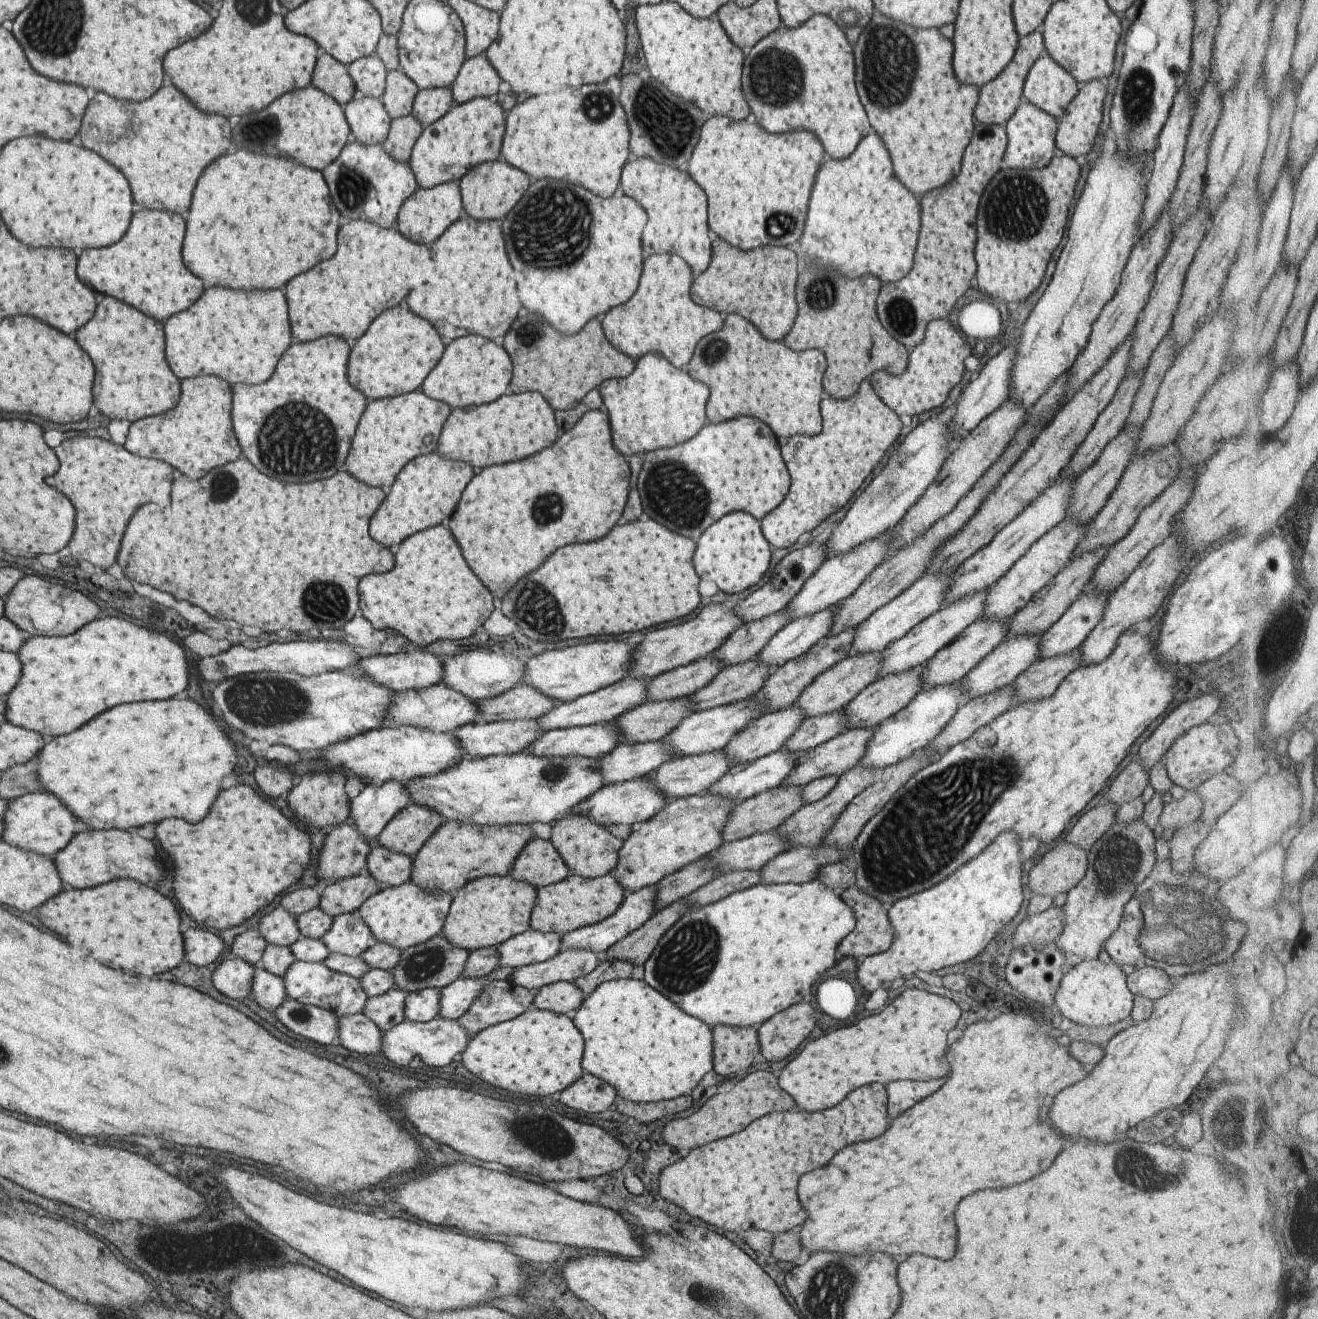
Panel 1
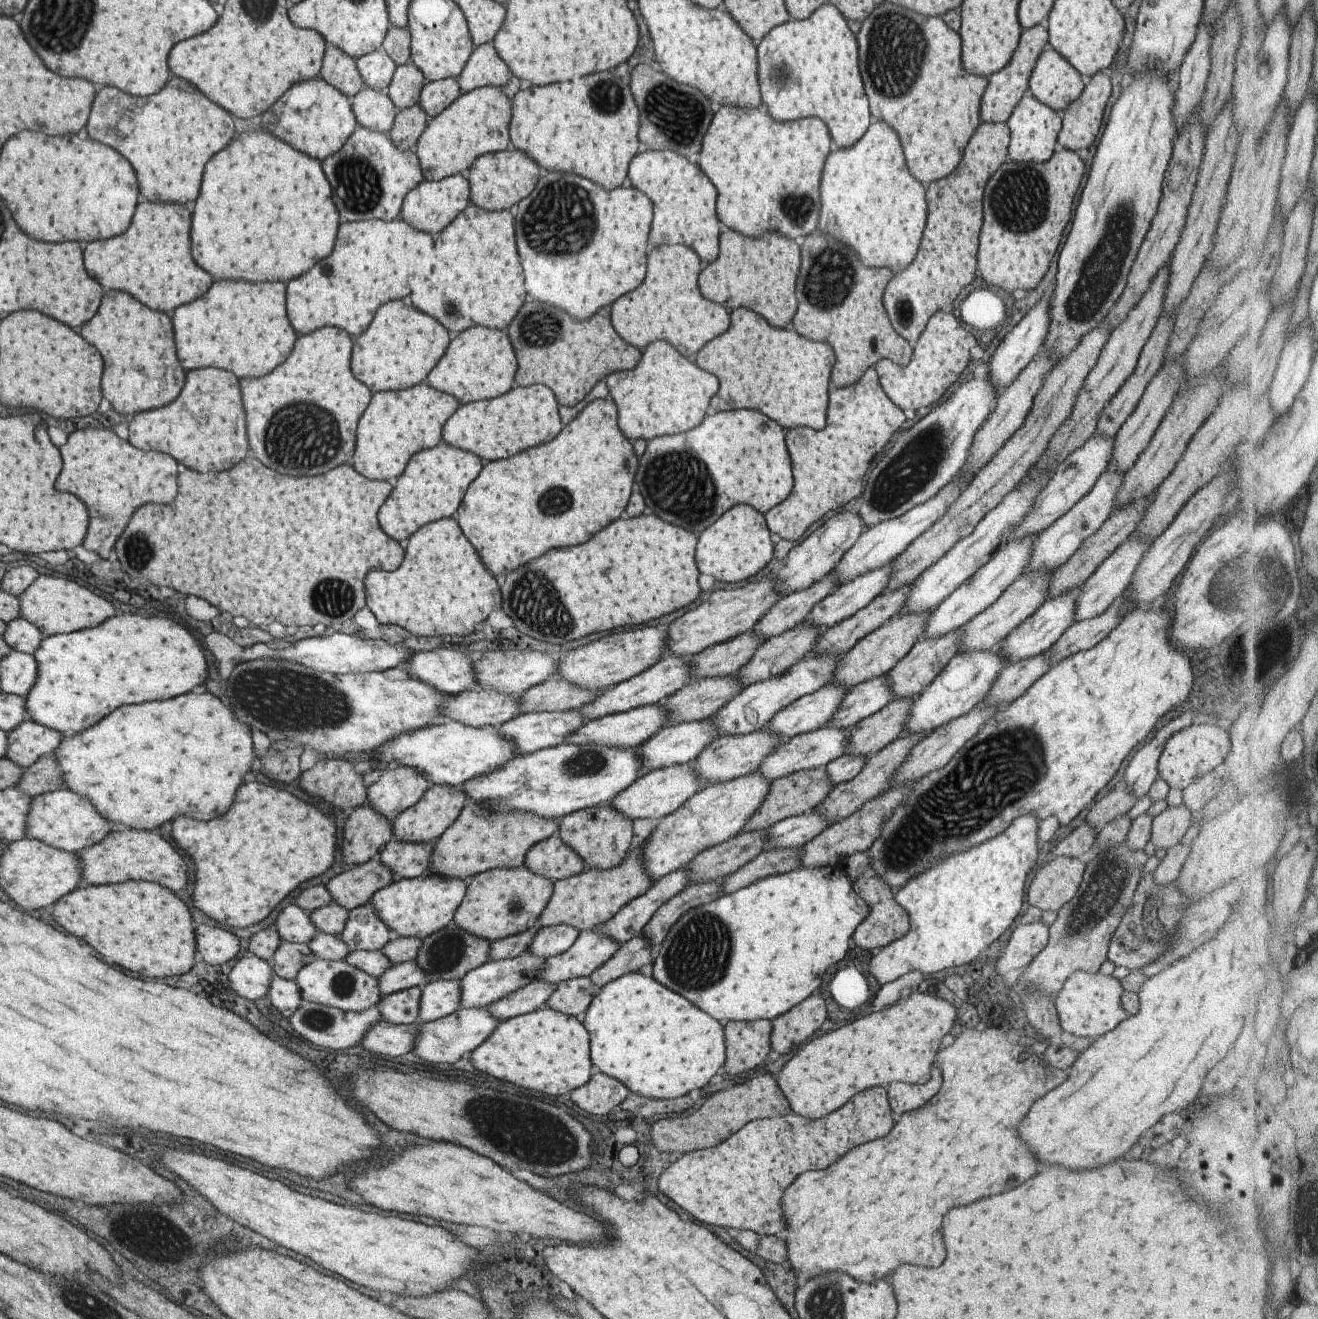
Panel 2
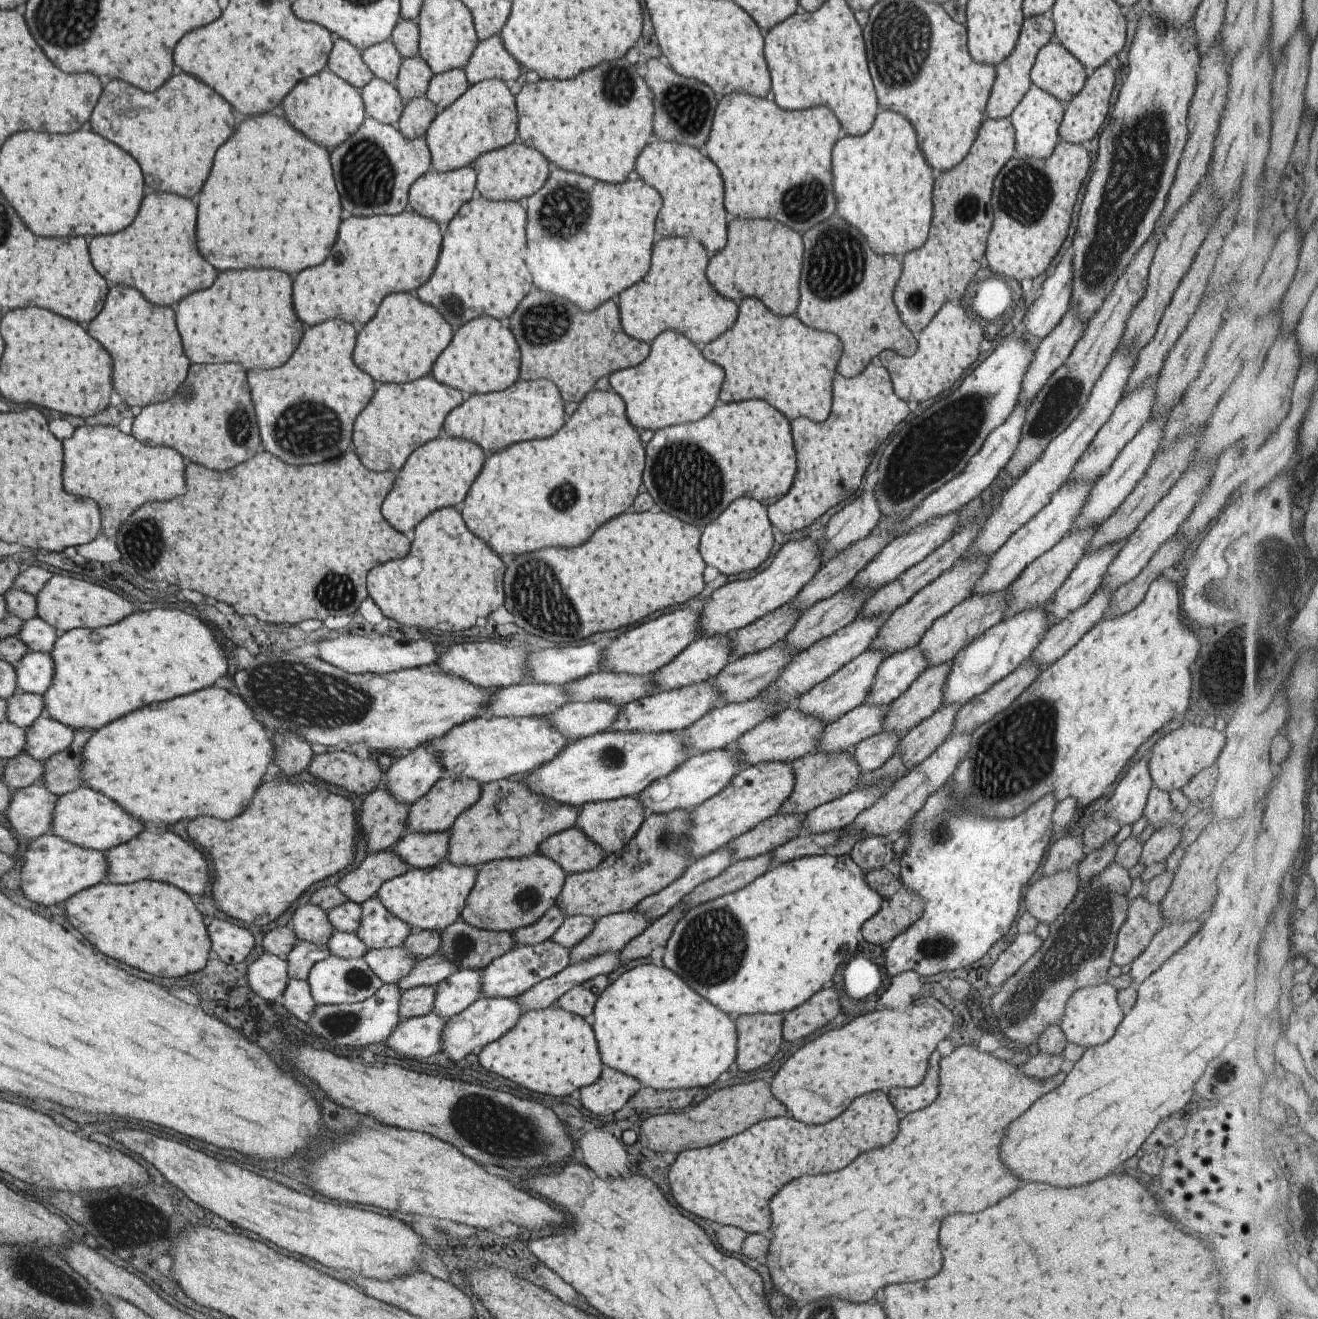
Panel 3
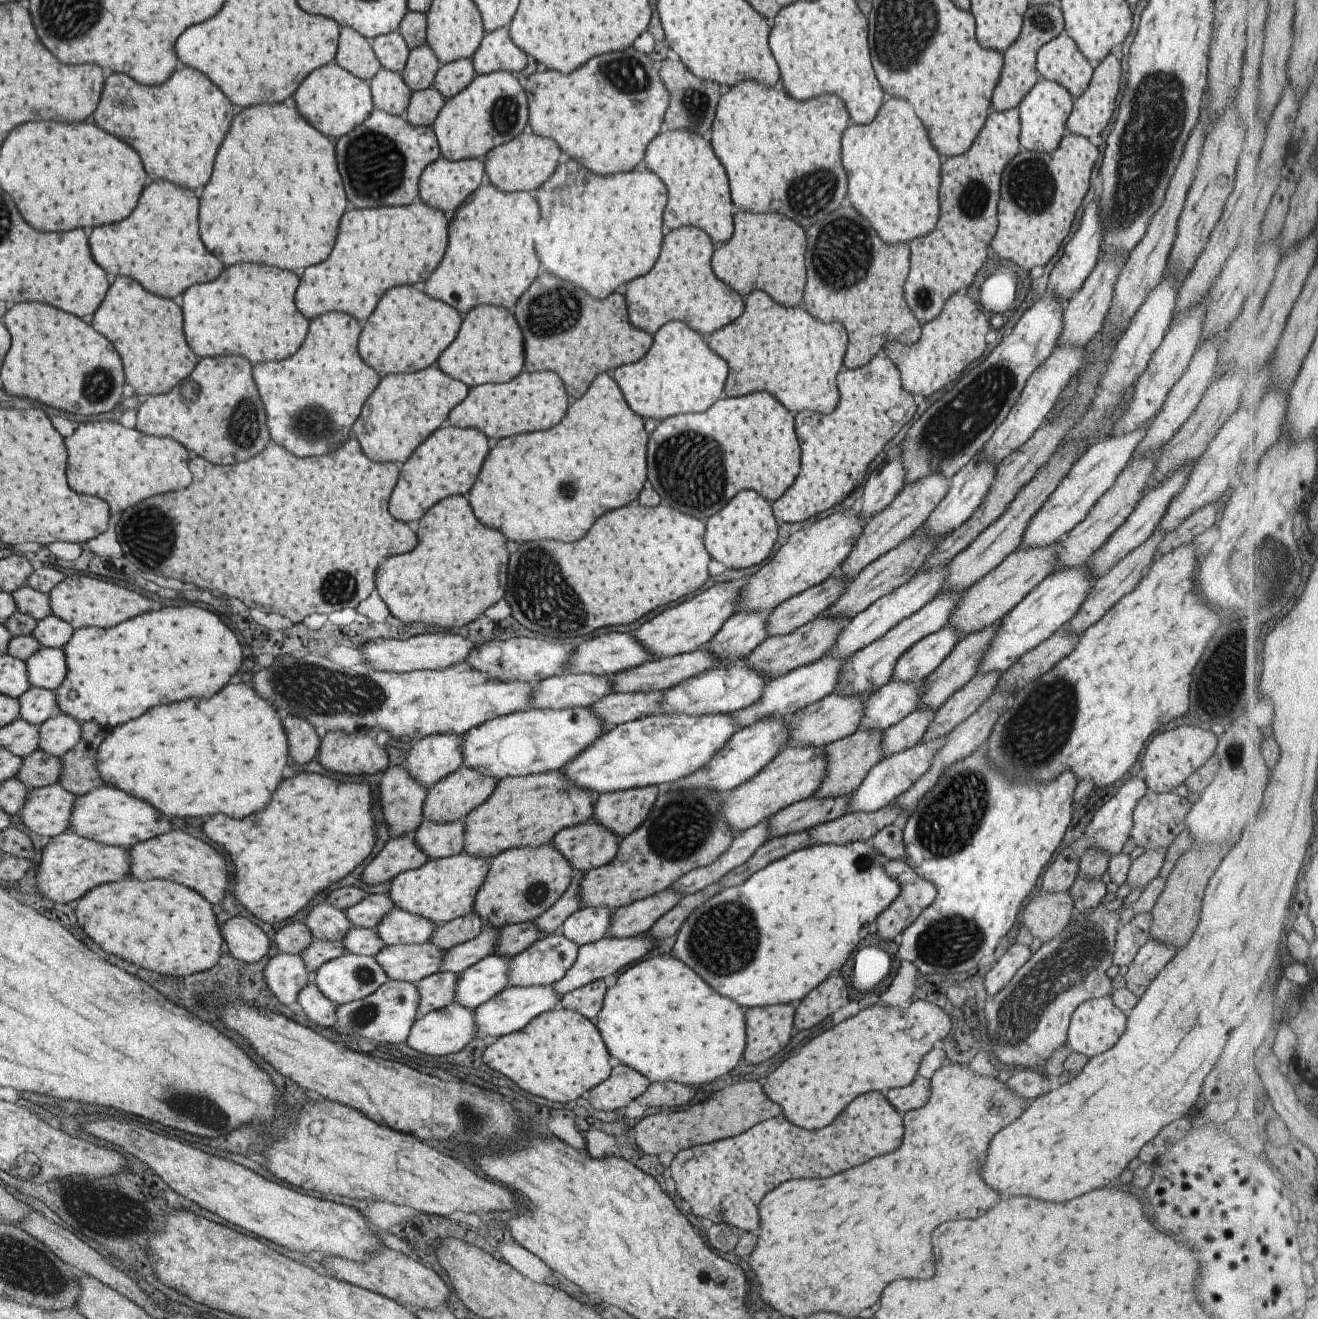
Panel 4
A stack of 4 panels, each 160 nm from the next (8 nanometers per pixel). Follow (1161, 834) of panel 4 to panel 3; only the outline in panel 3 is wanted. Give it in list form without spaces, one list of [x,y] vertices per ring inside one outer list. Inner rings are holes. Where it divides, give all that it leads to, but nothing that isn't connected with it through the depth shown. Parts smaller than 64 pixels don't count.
[[[1153,785],[1146,797],[1141,816],[1143,816],[1145,824],[1151,825],[1153,830],[1159,830],[1167,822],[1181,828],[1189,814],[1186,813],[1184,816],[1181,812],[1175,811],[1170,803],[1169,794]]]

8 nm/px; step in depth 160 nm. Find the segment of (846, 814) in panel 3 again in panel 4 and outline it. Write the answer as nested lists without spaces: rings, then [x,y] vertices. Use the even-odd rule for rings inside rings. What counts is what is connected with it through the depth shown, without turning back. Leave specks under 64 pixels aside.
[[[944,736],[929,743],[918,742],[912,748],[881,758],[878,764],[875,764],[867,772],[866,778],[859,784],[859,787],[848,795],[845,814],[869,813],[887,807],[899,794],[902,794],[923,775],[928,764],[943,744]]]

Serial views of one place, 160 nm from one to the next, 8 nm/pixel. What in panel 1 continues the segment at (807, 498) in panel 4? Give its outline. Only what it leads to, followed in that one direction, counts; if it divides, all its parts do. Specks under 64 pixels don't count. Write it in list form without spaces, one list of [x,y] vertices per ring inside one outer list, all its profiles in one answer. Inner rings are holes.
[[[867,378],[856,393],[837,400],[823,394],[819,402],[822,430],[813,438],[793,436],[781,446],[790,483],[783,500],[758,523],[771,548],[787,548],[803,534],[806,536],[825,518],[841,508],[875,468],[887,448],[893,446],[903,425],[873,392]]]

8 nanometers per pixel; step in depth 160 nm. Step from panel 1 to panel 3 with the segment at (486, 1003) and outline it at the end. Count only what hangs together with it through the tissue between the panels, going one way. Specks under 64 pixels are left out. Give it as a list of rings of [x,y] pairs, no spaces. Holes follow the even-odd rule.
[[[603,953],[583,962],[575,962],[563,968],[557,974],[552,975],[515,998],[517,1004],[529,1011],[532,1009],[545,1009],[551,1007],[561,994],[581,984],[581,981],[593,978],[597,975],[606,976],[621,964],[616,957],[617,953]]]

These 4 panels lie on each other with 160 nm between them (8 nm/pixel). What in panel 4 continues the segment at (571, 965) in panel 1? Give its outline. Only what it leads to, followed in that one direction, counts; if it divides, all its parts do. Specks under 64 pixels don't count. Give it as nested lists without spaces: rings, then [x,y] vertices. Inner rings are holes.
[[[667,888],[651,897],[646,897],[625,907],[618,907],[611,914],[611,923],[605,936],[627,939],[646,934],[656,920],[678,902],[678,893]]]

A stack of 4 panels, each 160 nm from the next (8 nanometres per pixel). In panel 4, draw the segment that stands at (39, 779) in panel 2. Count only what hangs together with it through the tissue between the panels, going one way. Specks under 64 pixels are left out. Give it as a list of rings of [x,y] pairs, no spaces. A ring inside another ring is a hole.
[[[93,720],[81,724],[82,738],[59,759],[61,774],[58,784],[65,791],[81,796],[105,784],[97,769],[98,747],[109,729],[99,726]]]

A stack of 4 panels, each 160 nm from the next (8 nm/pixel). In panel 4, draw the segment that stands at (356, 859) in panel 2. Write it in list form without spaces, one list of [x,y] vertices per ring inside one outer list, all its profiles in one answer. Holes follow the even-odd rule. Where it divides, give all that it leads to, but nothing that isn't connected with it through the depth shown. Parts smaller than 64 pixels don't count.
[[[400,766],[384,770],[378,784],[382,820],[391,837],[412,834],[421,824],[427,789],[416,784]]]

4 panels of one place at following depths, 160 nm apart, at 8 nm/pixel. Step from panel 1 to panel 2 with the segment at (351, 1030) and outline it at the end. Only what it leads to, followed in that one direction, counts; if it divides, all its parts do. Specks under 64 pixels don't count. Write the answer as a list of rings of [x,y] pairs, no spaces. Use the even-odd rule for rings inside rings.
[[[418,1018],[410,1025],[394,1025],[380,1020],[363,1033],[363,1037],[358,1043],[365,1050],[385,1056],[385,1058],[407,1056],[407,1052],[410,1052],[412,1047],[416,1030],[421,1023],[423,1022]]]

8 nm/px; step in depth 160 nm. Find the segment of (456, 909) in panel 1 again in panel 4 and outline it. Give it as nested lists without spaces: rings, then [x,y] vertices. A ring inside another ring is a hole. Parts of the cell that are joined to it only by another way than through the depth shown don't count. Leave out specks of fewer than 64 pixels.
[[[551,843],[534,849],[512,847],[487,860],[488,871],[476,890],[472,912],[481,919],[482,928],[531,922],[567,892],[573,869]]]

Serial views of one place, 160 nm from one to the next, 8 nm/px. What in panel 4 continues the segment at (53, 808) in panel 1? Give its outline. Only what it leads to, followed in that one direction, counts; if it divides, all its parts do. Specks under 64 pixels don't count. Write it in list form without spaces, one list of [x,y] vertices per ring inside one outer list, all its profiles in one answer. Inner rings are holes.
[[[104,784],[87,794],[76,796],[68,830],[75,832],[81,838],[128,850],[138,842],[169,832],[170,825],[167,818],[155,810],[150,803]]]

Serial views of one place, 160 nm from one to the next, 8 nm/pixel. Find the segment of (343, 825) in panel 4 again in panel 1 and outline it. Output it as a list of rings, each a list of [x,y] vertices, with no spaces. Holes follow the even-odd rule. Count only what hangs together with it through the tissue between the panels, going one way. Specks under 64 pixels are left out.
[[[239,783],[219,792],[215,806],[211,806],[211,814],[207,814],[203,822],[187,824],[171,818],[155,823],[153,834],[173,866],[173,896],[179,908],[203,929],[223,930],[245,922],[257,910],[267,906],[277,894],[295,884],[309,862],[307,834],[301,832],[275,806],[257,796],[249,786]]]

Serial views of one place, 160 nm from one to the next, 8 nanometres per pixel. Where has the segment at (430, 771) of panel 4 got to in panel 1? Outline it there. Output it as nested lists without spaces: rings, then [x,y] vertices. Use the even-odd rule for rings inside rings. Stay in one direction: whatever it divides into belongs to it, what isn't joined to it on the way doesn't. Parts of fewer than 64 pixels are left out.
[[[391,779],[381,784],[367,782],[363,790],[349,801],[349,818],[358,833],[370,845],[410,797],[404,784]]]

